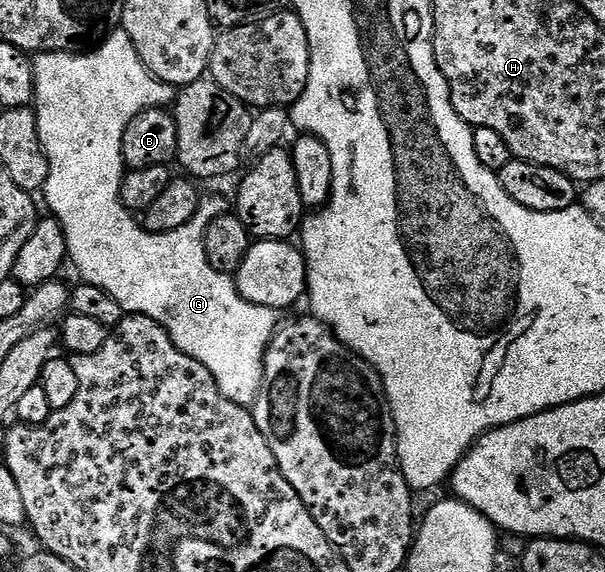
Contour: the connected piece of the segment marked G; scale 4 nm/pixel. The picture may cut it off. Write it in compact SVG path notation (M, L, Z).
M123 29L113 31L87 53L45 51L37 54L32 64L38 133L50 161L50 177L42 198L48 202L52 210L49 212L66 233L71 266L76 266L83 282L106 289L106 293L110 293L110 297L114 297L127 314L145 315L158 321L158 325L168 331L179 351L201 363L211 373L220 392L240 407L251 408L262 385L264 355L276 333L278 312L272 307L259 307L243 299L236 288L235 278L218 273L210 261L206 261L204 234L214 217L229 214L229 200L227 203L224 199L201 198L198 213L194 213L187 227L157 235L147 231L143 222L133 212L127 211L120 200L120 182L126 174L122 157L122 137L126 133L126 125L130 125L130 121L134 121L134 117L147 107L167 108L173 102L174 88L149 73Z

